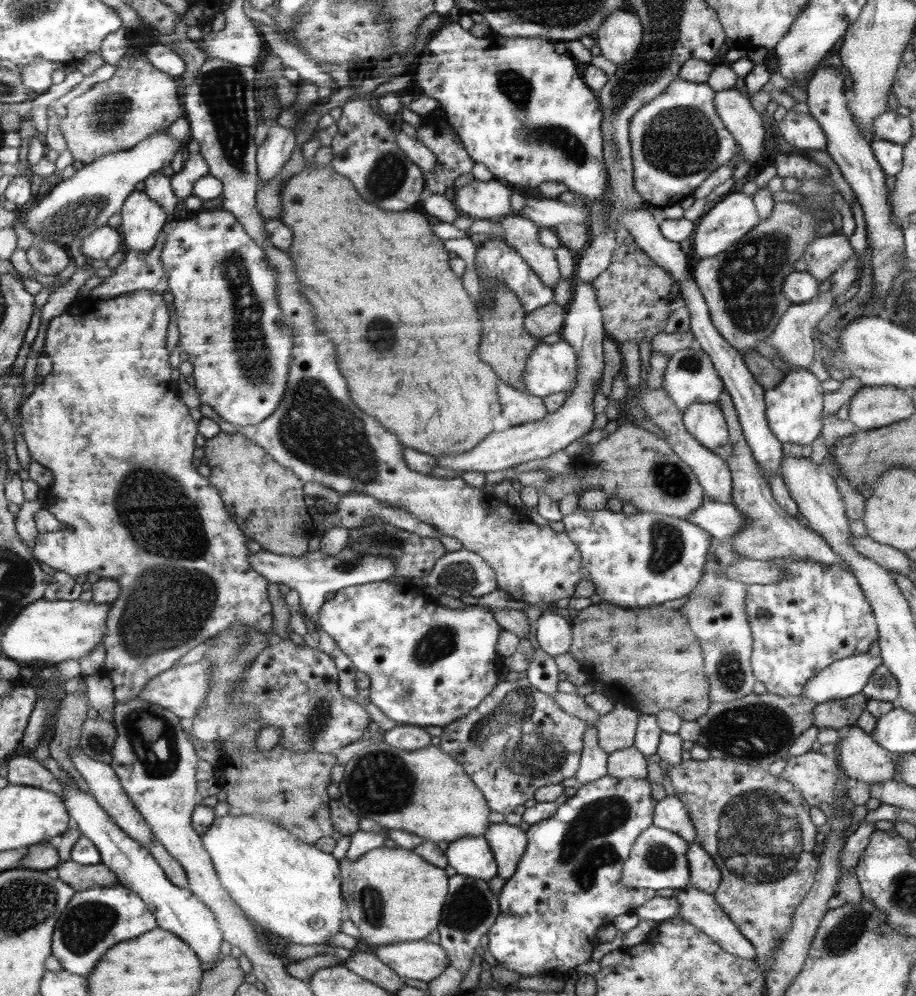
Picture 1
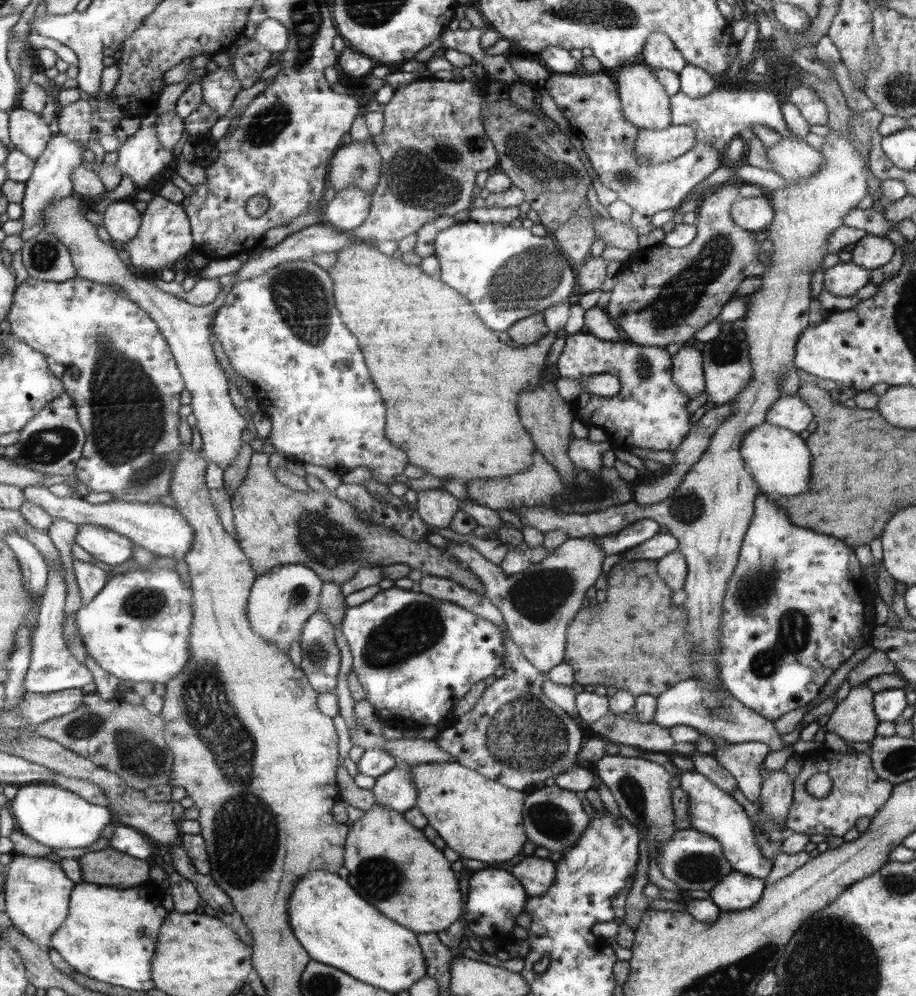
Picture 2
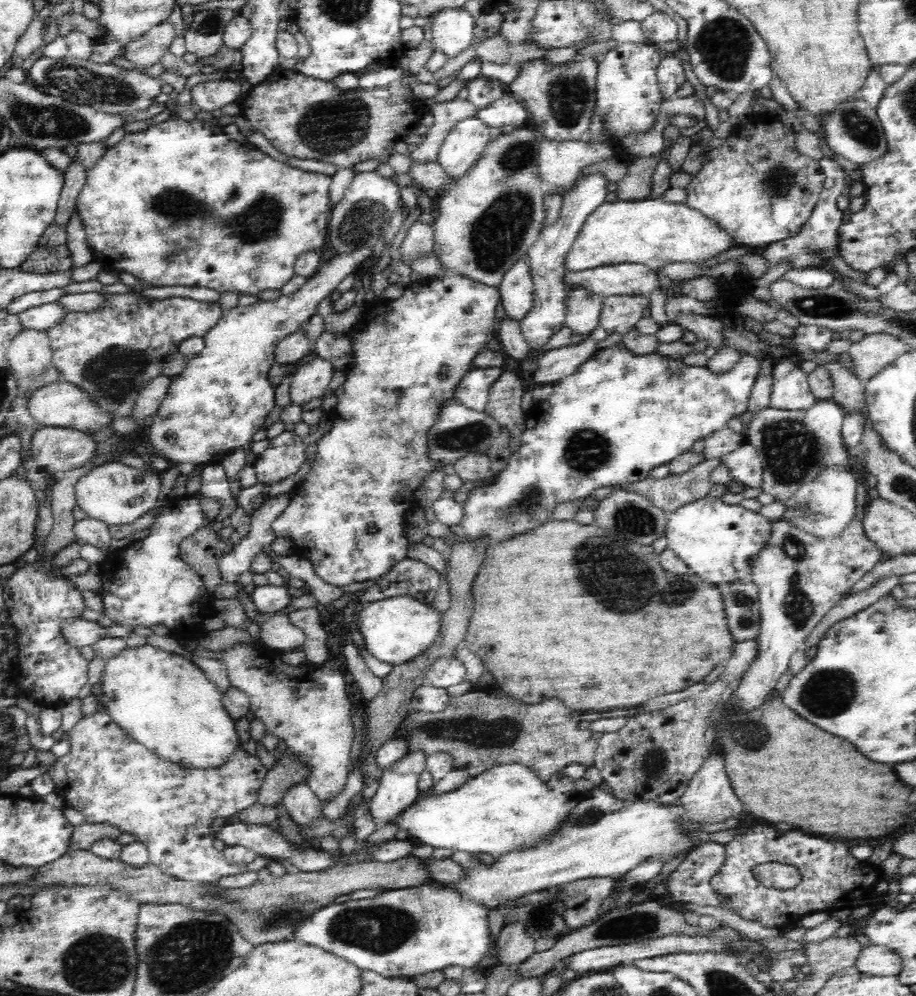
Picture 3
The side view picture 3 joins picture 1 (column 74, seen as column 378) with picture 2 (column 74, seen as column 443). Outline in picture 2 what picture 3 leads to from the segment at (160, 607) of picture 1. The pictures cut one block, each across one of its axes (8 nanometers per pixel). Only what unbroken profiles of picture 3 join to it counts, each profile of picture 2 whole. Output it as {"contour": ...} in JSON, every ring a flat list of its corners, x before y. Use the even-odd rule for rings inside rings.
{"contour":[[76,275,66,282,26,278,16,288,15,304,8,320,9,332,64,368,61,377,64,390,75,401,87,433,83,456,75,468,75,476,84,486,90,492,110,492,113,500,124,502,158,504,160,496,170,495,172,472,180,460,182,446,178,438,179,394,186,385,170,344,152,316,128,296,119,296,109,284]]}

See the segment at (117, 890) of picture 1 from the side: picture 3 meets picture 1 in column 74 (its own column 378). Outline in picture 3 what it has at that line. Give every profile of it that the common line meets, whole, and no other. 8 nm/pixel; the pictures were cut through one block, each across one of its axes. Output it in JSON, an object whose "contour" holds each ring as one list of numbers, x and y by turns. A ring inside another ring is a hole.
{"contour":[[405,886,400,890,388,890,376,898,352,900,344,898,338,902,327,904,322,910,318,910,310,919,306,920,304,924,300,924,296,928,296,935,302,942,323,948,340,958,346,959,348,962,355,964,358,969,368,969,372,972,380,973,380,976,412,979,414,976,426,974,426,972,434,972,434,970,444,970,447,966,462,966,462,968,478,969,480,960,490,954,490,952,499,952,499,946,490,935,490,928,488,927,488,914,484,912,484,908,472,908,472,904,460,904,460,900,456,900,456,896,452,896,452,892,412,892,412,886]]}

